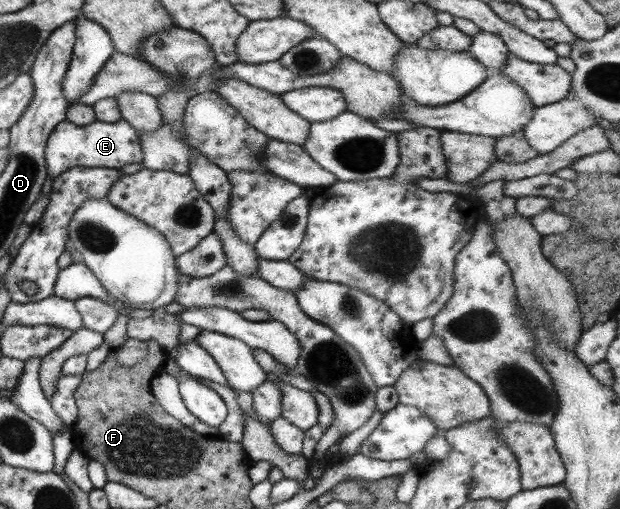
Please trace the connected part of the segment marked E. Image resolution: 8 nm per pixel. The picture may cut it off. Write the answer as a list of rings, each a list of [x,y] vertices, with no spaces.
[[[122,119],[111,124],[95,121],[80,127],[63,121],[48,135],[43,156],[48,179],[52,182],[62,171],[72,166],[118,170],[126,164],[139,164],[142,152],[137,132]]]

